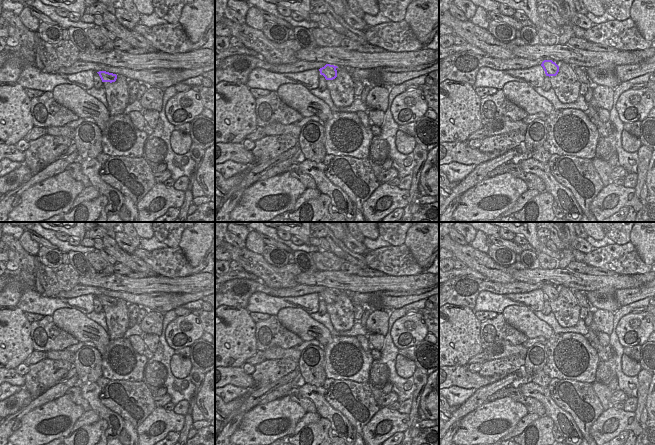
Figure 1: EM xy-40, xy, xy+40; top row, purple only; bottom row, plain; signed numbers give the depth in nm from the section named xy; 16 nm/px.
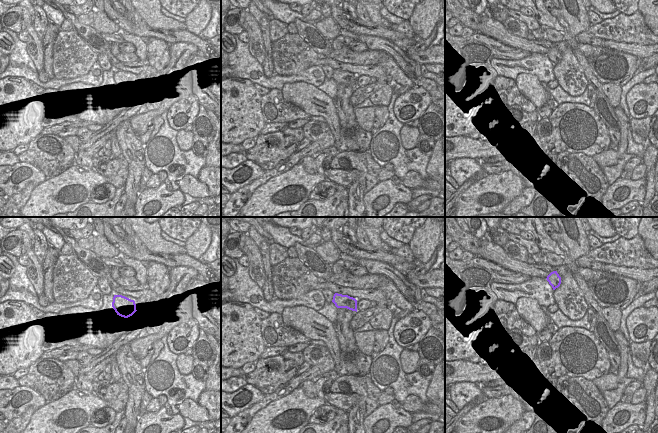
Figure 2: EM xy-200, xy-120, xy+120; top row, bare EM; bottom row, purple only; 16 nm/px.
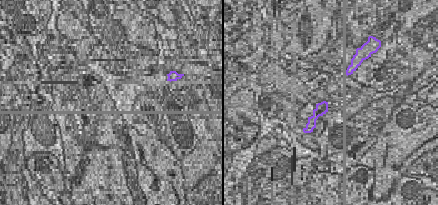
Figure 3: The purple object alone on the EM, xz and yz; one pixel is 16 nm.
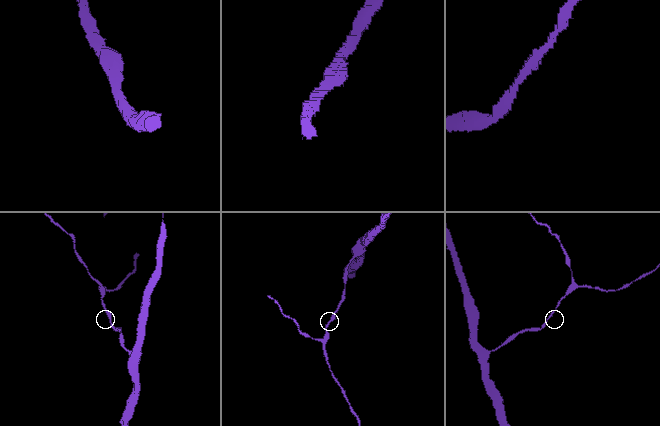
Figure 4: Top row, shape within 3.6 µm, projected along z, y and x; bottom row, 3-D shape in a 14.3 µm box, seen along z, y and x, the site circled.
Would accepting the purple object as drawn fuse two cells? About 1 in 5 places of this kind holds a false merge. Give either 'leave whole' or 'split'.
leave whole

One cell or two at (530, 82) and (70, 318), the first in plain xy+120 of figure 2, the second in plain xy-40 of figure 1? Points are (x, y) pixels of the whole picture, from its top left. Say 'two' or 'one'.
one

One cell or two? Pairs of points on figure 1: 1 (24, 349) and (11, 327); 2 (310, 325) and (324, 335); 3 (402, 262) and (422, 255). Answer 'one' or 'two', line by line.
1: one
2: one
3: two

